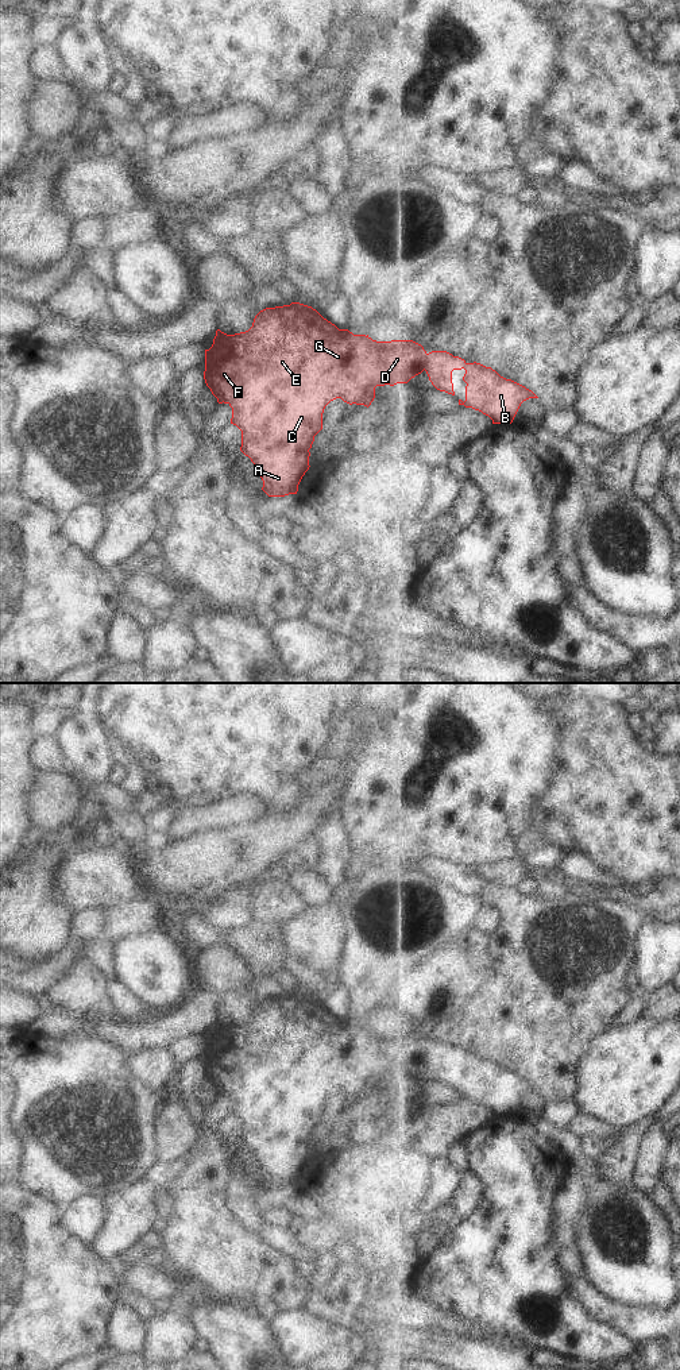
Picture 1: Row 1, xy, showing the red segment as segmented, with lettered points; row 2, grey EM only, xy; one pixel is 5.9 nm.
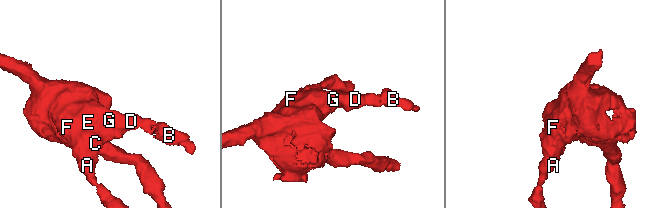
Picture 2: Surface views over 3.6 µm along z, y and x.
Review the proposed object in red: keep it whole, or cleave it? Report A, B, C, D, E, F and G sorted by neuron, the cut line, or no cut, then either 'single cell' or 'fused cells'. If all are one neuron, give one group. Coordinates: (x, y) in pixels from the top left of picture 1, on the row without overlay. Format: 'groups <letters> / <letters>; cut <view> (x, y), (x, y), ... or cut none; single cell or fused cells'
groups A B C D E F G; cut none; single cell

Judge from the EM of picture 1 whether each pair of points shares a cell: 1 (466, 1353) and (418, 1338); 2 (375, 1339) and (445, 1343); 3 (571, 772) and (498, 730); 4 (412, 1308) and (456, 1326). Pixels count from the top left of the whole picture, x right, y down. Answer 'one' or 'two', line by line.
1: one
2: one
3: two
4: one

